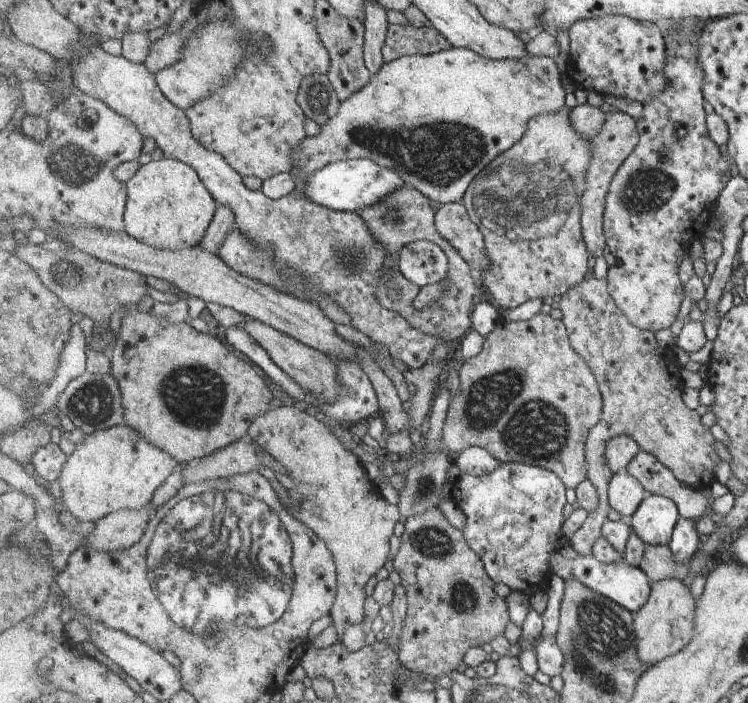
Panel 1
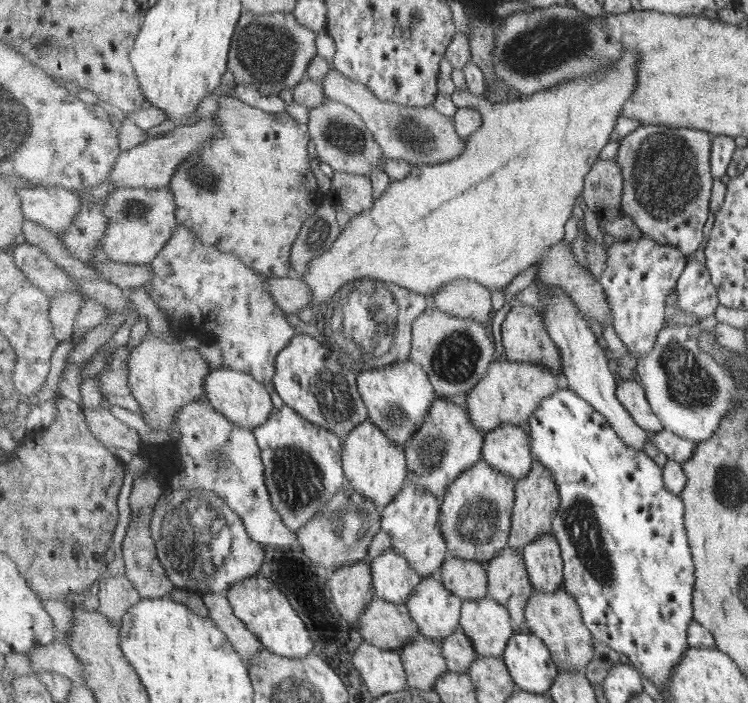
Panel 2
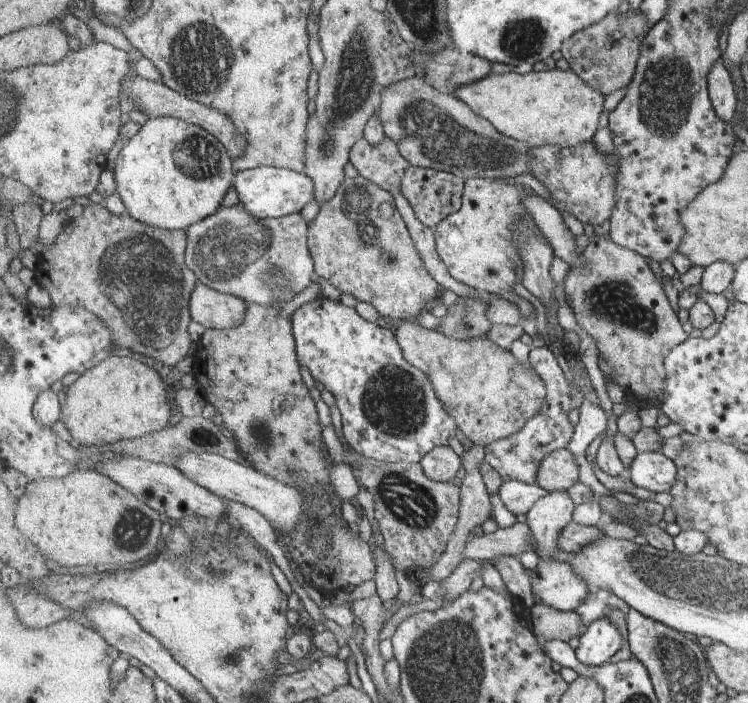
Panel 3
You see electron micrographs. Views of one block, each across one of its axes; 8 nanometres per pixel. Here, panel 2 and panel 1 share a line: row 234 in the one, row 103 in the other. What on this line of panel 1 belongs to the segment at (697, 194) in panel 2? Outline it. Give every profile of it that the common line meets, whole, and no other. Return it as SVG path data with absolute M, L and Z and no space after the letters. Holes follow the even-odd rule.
M699 21L675 23L673 33L665 38L668 54L665 92L652 103L643 105L643 114L637 120L640 143L613 177L604 210L608 248L621 261L618 269L607 276L612 297L635 326L654 333L671 328L679 318L685 286L677 277L677 266L693 242L704 238L718 198L732 179L729 162L721 154L721 147L711 140L705 124L704 70L699 58L700 38L708 25L701 25Z

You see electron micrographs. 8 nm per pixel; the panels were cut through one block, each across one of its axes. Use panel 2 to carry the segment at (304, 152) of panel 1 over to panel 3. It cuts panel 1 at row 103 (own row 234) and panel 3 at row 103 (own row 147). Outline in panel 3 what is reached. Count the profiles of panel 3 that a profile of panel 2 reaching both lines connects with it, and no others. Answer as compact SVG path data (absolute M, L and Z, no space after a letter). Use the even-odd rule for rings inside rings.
M555 68L549 71L531 71L530 73L518 74L514 72L505 72L505 73L492 73L477 82L471 82L471 84L463 84L455 90L455 95L457 98L460 98L473 109L475 114L480 114L483 118L489 119L489 122L493 123L493 126L496 126L499 132L503 133L507 137L516 138L518 141L530 143L533 147L544 147L544 146L560 146L561 148L571 148L572 146L579 146L583 142L591 142L594 138L594 135L599 131L599 126L601 126L601 114L603 114L603 106L605 106L606 96L603 96L599 90L591 88L587 82L585 82L579 74L575 74L574 70L568 69L566 71L559 70Z

